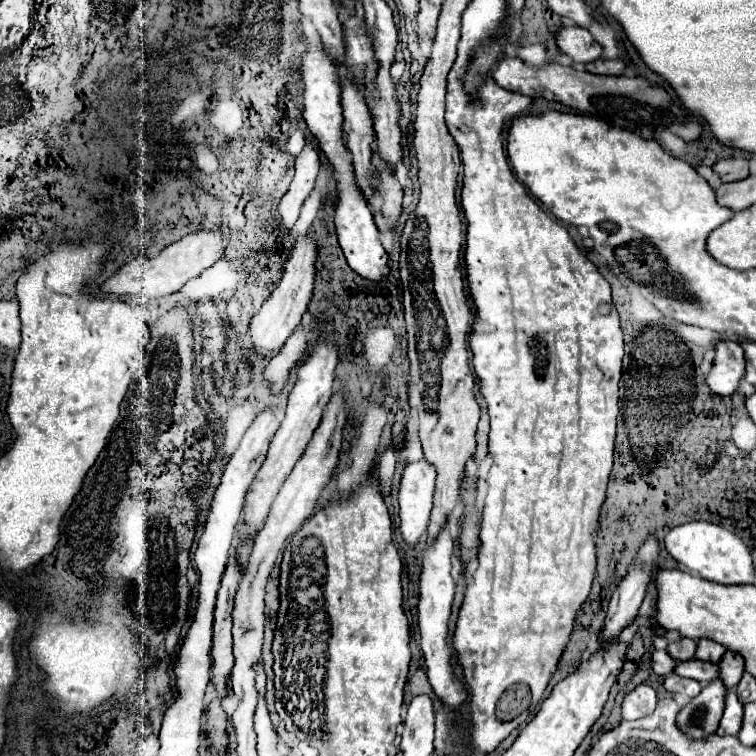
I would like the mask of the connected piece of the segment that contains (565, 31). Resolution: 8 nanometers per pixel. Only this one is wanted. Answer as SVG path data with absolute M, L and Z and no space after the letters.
M565 26L557 32L557 46L575 62L591 62L601 56L601 46L589 30L579 26Z

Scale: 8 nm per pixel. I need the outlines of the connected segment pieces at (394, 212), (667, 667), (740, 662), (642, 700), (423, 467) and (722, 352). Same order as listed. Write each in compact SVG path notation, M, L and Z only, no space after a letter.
M377 166L377 176L379 176L379 184L375 194L369 198L369 208L373 212L375 224L381 232L393 230L399 222L399 216L403 212L401 206L401 198L403 198L403 188L399 184L399 180L395 178L395 174L385 166Z
M655 650L653 652L653 670L659 676L667 676L675 670L675 660L667 654L667 650Z
M725 652L723 660L719 662L721 664L721 680L725 680L725 686L727 688L735 688L745 672L745 660L743 656L735 654L735 652Z
M641 684L629 696L625 696L621 712L625 720L637 720L637 718L649 716L655 710L655 704L657 704L655 690L647 684Z
M425 460L407 464L401 490L399 490L399 518L401 518L401 534L409 546L417 546L423 532L429 524L429 514L433 508L433 492L435 492L435 472L433 466Z
M721 340L715 348L715 362L707 376L707 386L721 396L731 396L745 376L743 348L733 340Z

